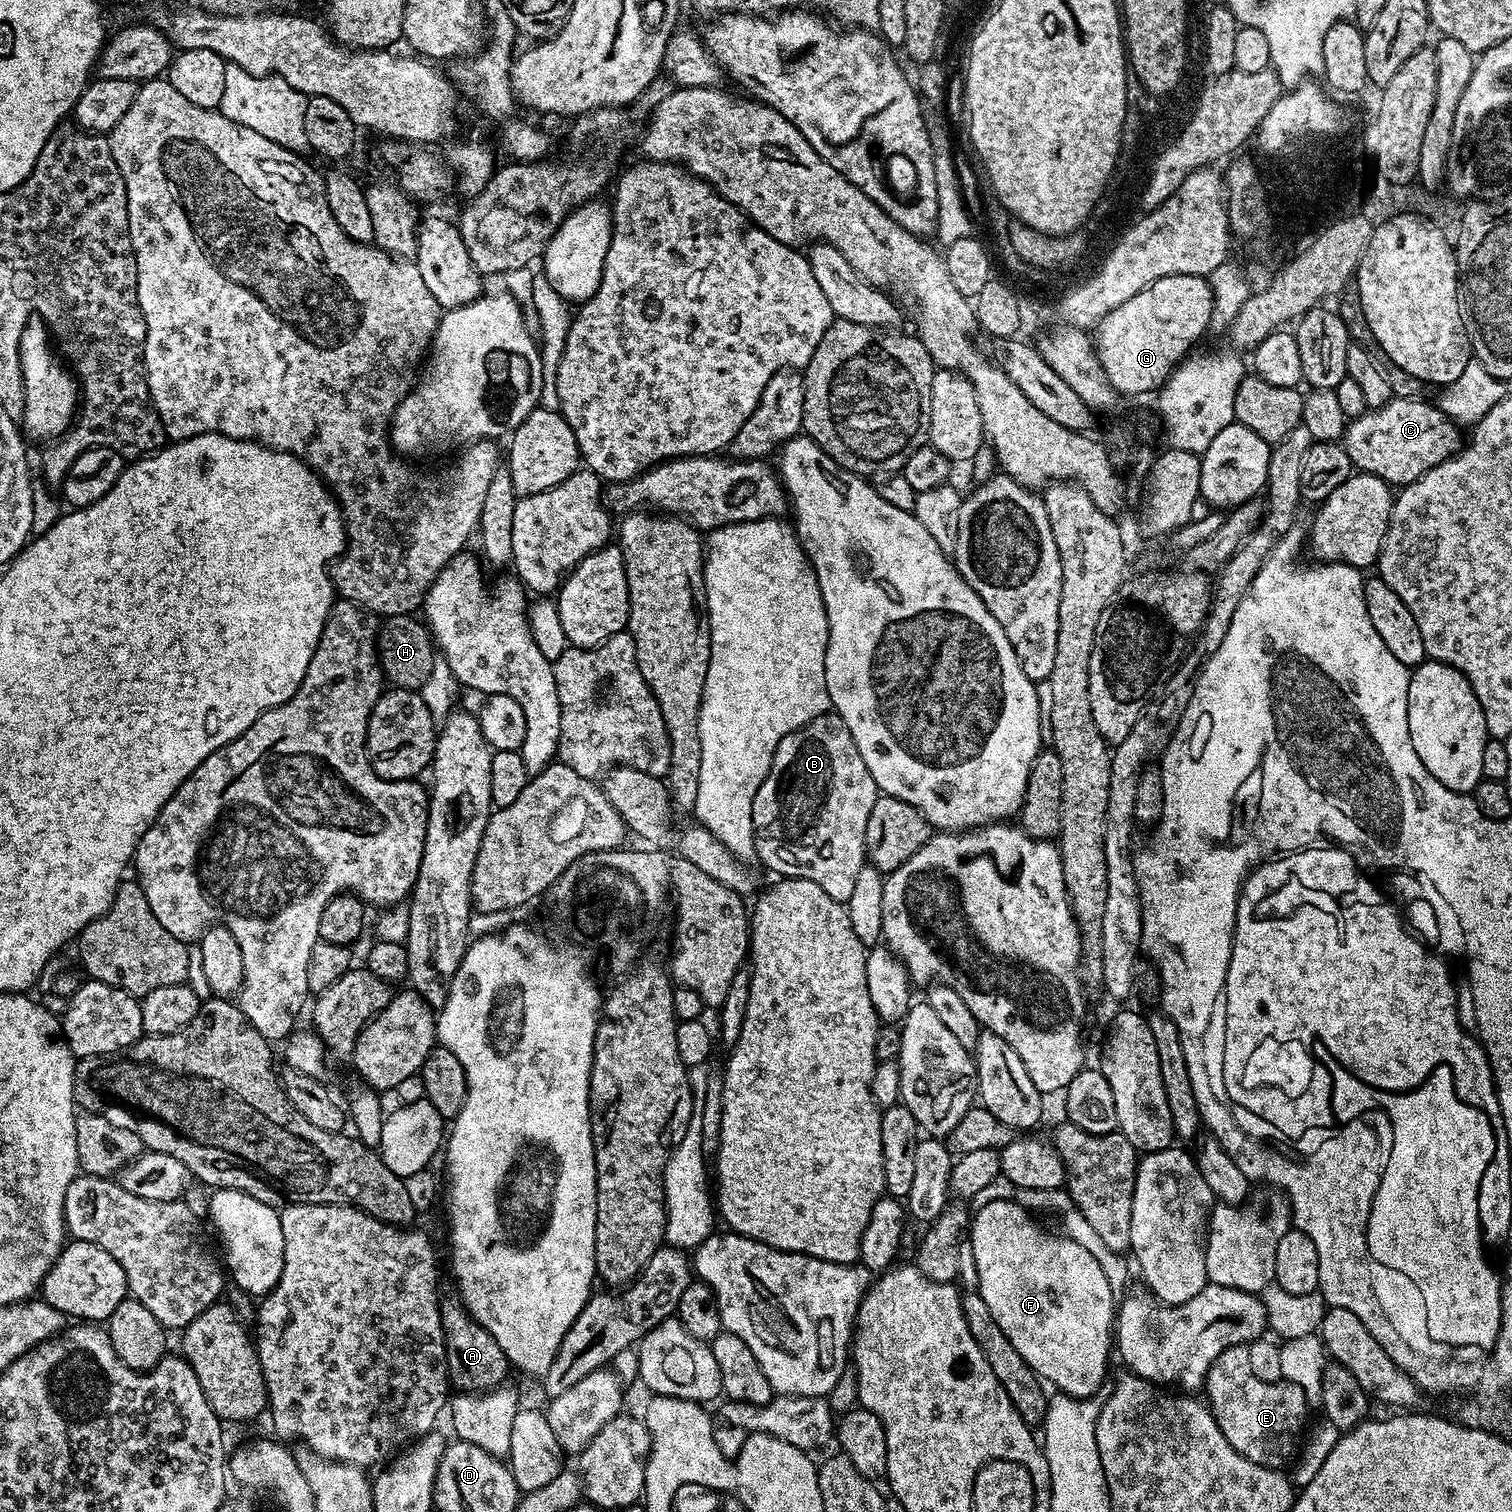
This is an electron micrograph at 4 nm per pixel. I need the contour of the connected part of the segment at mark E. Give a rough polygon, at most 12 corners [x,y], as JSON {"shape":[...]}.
{"shape":[[1248,1344],[1210,1366],[1206,1403],[1226,1442],[1267,1468],[1297,1455],[1308,1396],[1262,1382]]}

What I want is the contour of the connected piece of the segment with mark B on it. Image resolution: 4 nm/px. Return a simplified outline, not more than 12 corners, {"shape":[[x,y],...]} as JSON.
{"shape":[[832,710],[778,742],[759,863],[847,902],[874,778]]}

